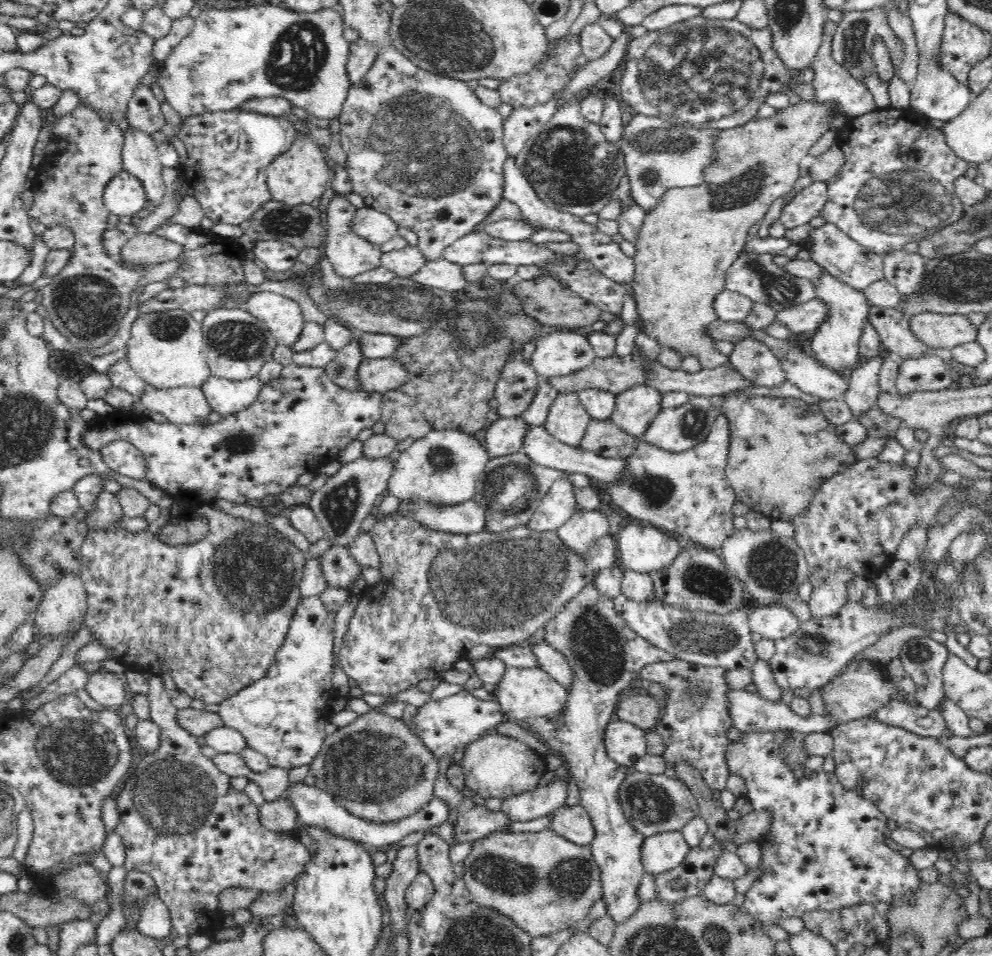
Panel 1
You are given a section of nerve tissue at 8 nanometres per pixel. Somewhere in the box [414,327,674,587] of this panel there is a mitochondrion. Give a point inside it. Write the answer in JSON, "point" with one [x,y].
{"point":[512,486]}

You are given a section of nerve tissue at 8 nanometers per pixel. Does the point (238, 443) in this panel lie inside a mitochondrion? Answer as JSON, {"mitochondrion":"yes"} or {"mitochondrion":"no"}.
{"mitochondrion":"yes"}

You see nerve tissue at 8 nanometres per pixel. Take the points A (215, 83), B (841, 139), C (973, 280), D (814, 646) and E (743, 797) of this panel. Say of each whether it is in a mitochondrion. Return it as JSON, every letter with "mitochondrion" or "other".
{"A":"other","B":"other","C":"mitochondrion","D":"mitochondrion","E":"other"}

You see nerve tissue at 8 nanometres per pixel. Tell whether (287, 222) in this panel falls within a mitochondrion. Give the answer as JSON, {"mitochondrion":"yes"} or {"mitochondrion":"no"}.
{"mitochondrion":"yes"}

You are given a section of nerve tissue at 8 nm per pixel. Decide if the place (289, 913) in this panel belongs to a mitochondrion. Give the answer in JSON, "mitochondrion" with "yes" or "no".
{"mitochondrion":"no"}

